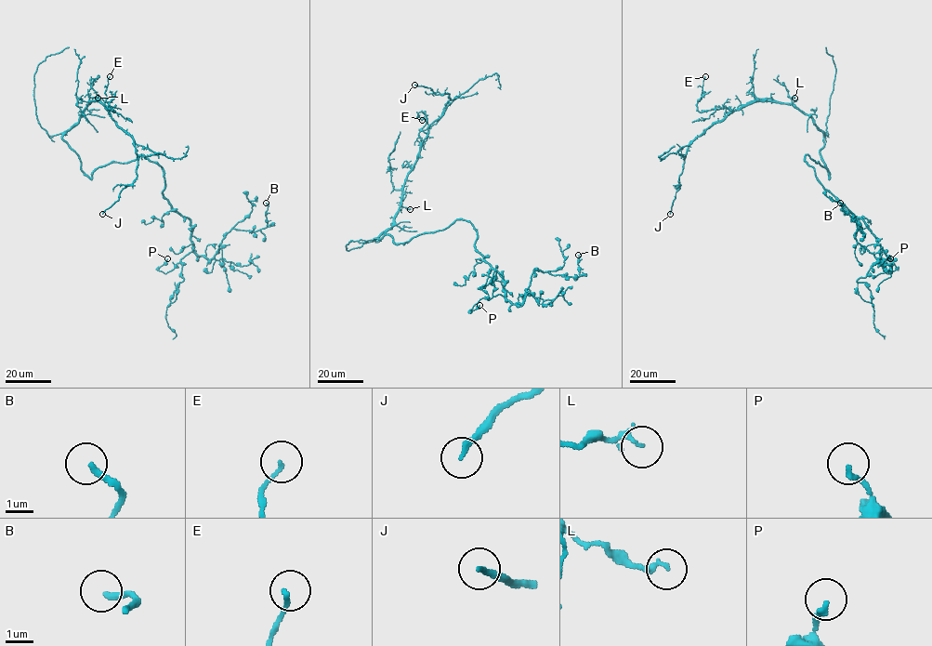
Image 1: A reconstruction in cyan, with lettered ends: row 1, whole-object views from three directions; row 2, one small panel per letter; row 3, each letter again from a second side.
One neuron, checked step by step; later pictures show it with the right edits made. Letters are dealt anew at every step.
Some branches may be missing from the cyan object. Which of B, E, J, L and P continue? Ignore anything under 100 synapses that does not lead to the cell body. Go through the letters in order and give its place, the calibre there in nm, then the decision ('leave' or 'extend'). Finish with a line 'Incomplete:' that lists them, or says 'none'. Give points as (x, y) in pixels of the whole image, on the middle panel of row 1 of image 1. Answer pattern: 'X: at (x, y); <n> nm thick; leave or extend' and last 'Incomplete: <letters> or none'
B: at (578, 255); 220 nm thick; leave
E: at (422, 120); 130 nm thick; leave
J: at (414, 85); 220 nm thick; leave
L: at (410, 209); 180 nm thick; leave
P: at (479, 305); 190 nm thick; leave
Incomplete: none

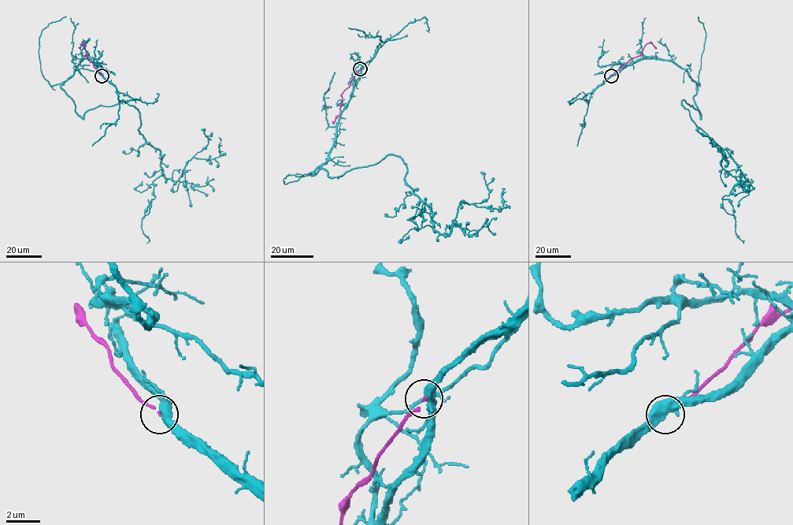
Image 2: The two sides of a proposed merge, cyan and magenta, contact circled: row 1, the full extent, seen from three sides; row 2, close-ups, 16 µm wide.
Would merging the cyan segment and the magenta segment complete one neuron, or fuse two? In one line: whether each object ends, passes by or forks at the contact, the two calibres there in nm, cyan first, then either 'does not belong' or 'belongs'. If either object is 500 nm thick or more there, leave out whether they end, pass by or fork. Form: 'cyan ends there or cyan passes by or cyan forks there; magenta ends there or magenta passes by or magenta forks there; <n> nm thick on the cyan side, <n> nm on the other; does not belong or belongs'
550 nm thick on the cyan side, 130 nm on the other; does not belong

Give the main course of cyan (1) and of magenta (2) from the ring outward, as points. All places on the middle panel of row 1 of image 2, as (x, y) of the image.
1: (361, 68), (329, 158), (310, 172), (339, 177), (398, 155), (439, 233), (462, 202), (502, 208), (502, 188)
2: (360, 68), (341, 94), (339, 113), (333, 123)

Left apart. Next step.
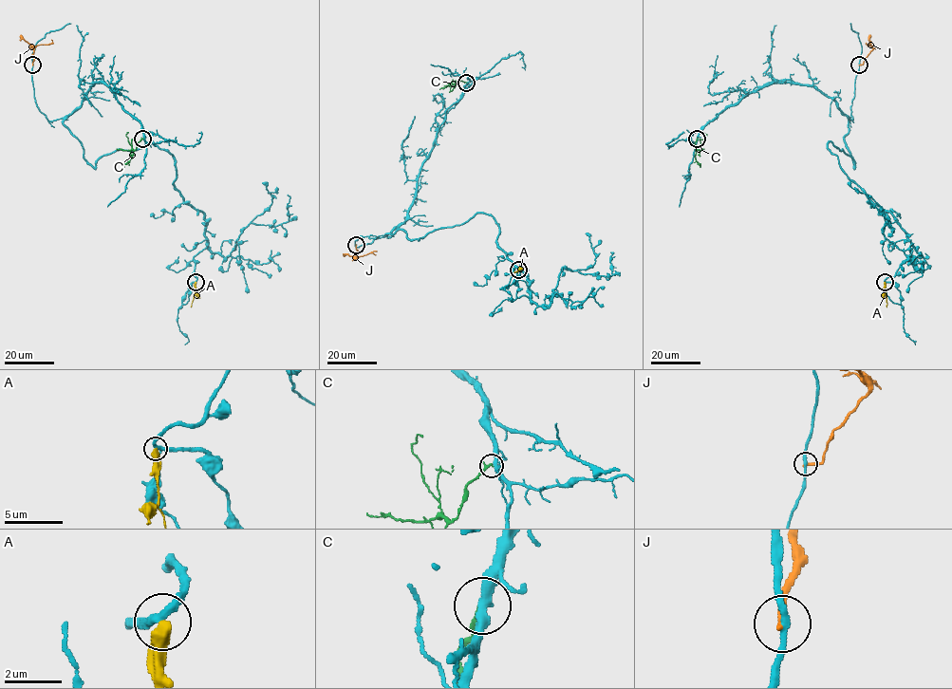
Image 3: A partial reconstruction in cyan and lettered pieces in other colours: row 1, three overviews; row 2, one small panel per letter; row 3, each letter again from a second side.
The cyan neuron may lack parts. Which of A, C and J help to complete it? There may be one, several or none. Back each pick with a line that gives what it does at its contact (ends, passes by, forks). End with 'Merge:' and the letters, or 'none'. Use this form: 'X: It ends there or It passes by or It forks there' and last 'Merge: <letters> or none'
C: It ends there
Merge: C

